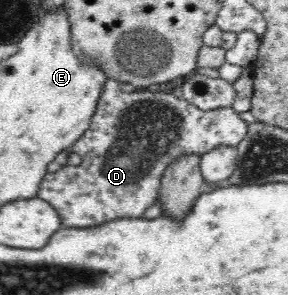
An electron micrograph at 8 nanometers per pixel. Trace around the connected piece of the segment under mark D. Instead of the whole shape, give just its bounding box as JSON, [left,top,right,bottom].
[37,80,248,229]

